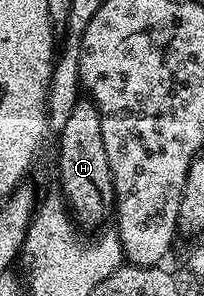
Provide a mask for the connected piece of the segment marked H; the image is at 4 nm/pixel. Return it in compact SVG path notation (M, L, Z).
M80 97L65 120L65 128L57 131L59 138L59 182L71 217L80 227L99 226L112 217L115 208L115 185L109 156L105 156L105 136L101 136L101 116L90 98Z

